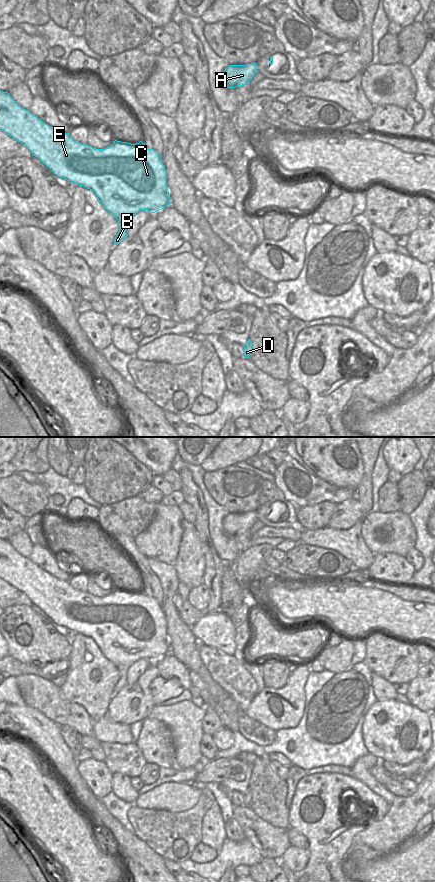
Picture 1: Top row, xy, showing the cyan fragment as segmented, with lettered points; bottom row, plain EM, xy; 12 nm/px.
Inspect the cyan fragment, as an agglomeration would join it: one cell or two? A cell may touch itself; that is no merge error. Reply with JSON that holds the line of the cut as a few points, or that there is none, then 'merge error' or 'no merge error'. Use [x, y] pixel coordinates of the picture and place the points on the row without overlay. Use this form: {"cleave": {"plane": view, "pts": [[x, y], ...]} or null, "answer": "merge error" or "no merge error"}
{"cleave": null, "answer": "no merge error"}

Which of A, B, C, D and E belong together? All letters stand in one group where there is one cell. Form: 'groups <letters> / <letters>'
groups A B C D E

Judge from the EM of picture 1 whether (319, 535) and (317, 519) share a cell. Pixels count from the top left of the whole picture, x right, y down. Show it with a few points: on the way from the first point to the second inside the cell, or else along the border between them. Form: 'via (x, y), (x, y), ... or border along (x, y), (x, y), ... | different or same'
border along (327, 525), (315, 529), (301, 529) | different

